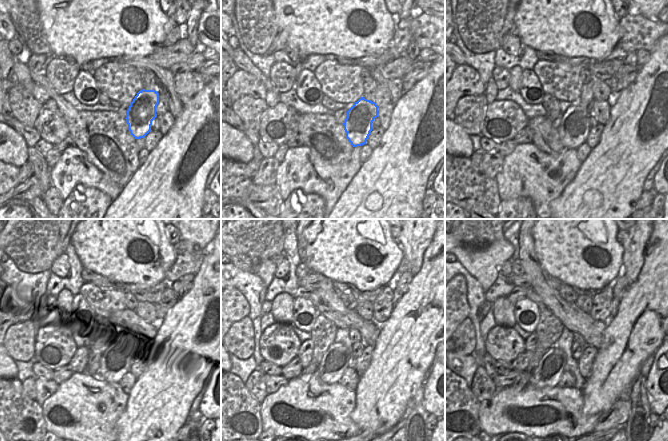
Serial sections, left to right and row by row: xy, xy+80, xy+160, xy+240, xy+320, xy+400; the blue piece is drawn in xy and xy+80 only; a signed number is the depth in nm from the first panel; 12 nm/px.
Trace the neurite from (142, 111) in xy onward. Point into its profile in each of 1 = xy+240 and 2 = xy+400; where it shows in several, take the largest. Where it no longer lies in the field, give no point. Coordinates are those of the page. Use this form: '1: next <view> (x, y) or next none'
1: next xy+240 (119, 357)
2: next xy+400 (547, 373)

